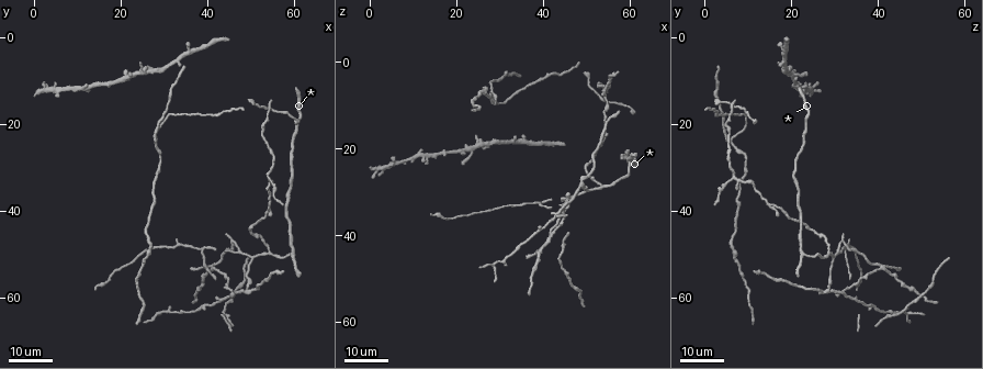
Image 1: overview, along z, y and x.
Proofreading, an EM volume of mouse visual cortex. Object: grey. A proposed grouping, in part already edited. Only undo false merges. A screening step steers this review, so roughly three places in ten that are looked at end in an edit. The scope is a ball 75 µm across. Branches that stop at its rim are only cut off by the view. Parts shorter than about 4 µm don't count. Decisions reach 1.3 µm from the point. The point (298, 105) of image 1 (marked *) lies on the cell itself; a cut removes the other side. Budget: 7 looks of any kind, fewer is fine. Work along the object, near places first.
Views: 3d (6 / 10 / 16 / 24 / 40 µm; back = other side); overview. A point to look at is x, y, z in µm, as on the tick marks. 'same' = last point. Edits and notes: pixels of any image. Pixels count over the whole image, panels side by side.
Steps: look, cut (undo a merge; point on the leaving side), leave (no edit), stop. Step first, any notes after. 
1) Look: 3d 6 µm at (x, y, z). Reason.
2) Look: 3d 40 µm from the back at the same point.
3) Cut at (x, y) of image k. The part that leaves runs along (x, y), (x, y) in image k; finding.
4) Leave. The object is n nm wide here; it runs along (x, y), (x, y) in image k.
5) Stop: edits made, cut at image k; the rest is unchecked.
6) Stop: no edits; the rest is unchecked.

Look: 3d 16 µm at (54.5, 49.5, 28.5). Three arms meet.

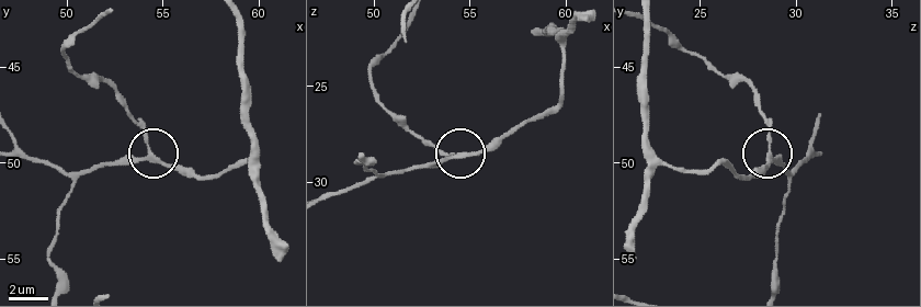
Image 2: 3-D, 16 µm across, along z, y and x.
Look: 3d 6 µm at (54.3, 49.5, 28.5).

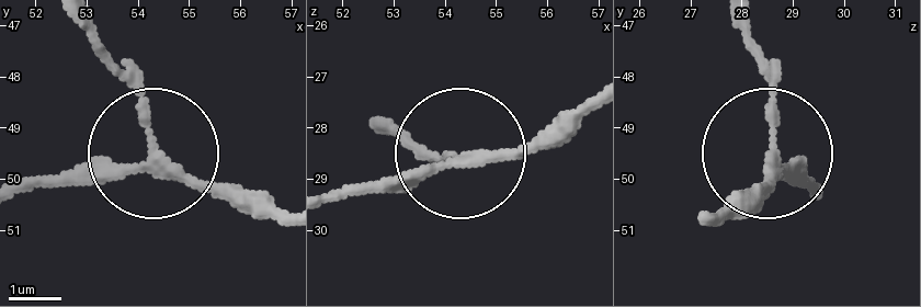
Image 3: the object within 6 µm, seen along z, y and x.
Leave. The object is 190 nm wide here; it runs along (590, 97), (524, 145), (332, 188) in image 3; all the same cell.

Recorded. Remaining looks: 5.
Look: 3d 24 µm at (39.0, 49.5, 32.5). Three-way junction.

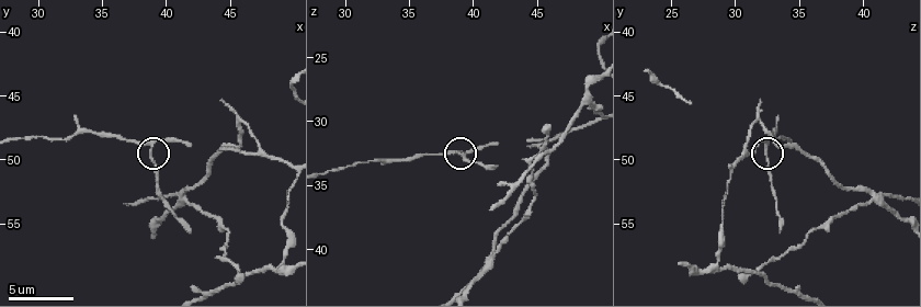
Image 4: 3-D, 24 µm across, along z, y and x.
Look: 3d 6 µm at (38.6, 49.0, 32.6).

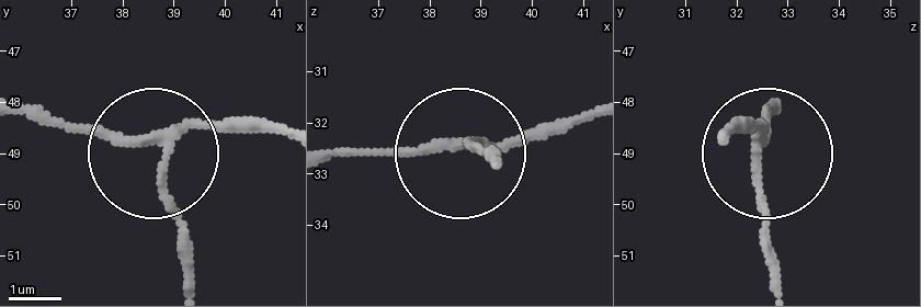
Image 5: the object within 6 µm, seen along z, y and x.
Cut at (179, 216) of image 5. The object is 180 nm wide here; the part that leaves runs along (169, 139), (191, 279) in image 5; two cells meet here.

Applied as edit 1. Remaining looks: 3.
Look: overview.

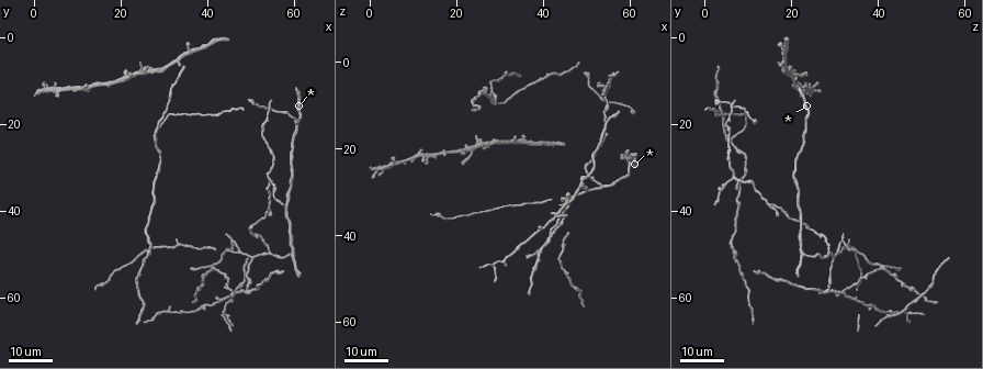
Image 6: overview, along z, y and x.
Look: 3d 24 µm at (48.0, 59.0, 28.5). Four-way junction.

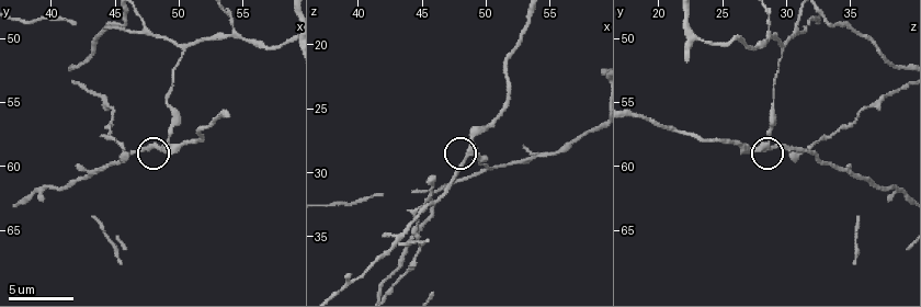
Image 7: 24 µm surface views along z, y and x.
Look: 3d 10 µm at (48.4, 58.6, 28.6). Zoom in.

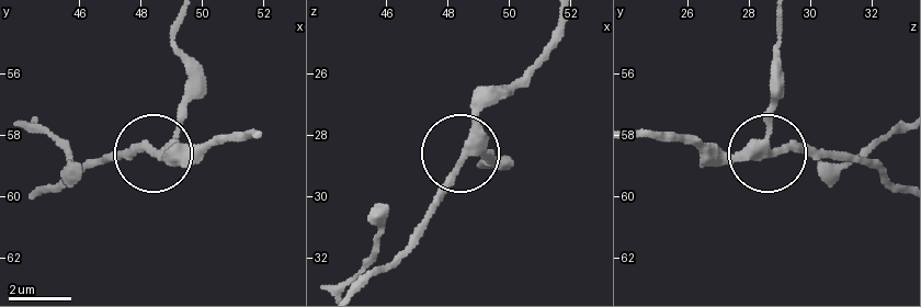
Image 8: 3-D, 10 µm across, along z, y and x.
Cut at (162, 156) of image 8. The part that leaves runs along (173, 138), (98, 159), (45, 185) in image 8; a second cell is stuck on.

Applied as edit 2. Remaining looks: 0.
Stop: edits made, cut at image 5, cut at image 8; the rest is unchecked.

